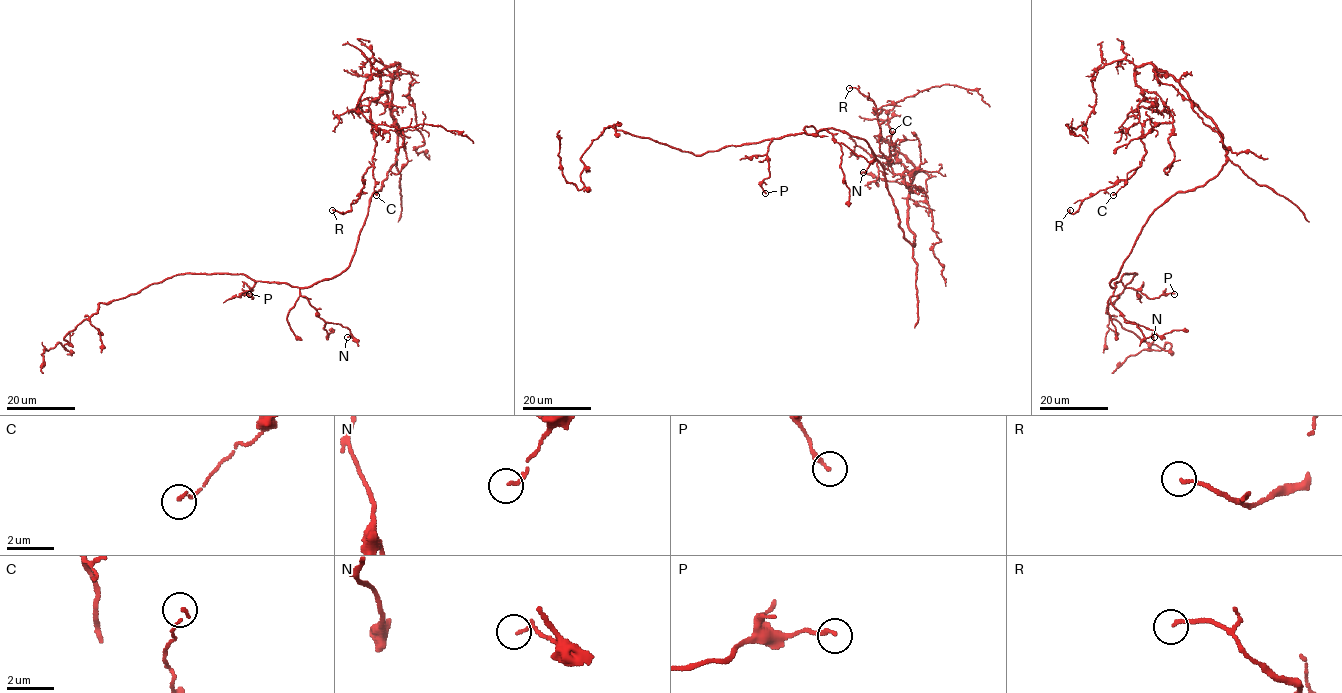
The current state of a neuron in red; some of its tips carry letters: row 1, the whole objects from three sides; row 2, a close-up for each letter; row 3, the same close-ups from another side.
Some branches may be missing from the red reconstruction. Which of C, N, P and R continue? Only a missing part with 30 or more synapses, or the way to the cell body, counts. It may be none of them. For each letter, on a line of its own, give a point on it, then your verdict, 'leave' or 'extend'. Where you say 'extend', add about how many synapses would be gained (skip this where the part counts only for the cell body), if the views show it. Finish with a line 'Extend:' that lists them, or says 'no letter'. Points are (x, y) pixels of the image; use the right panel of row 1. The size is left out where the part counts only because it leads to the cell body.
C: at (1113, 195); leave
N: at (1154, 337); leave
P: at (1174, 294); leave
R: at (1070, 210); leave
Extend: no letter

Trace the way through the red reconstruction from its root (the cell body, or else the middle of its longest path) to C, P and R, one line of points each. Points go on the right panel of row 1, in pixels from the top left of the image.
C: (1140, 231), (1171, 197), (1204, 186), (1226, 162), (1216, 125), (1151, 64), (1135, 68), (1146, 154), (1113, 195)
P: (1140, 231), (1110, 285), (1115, 287), (1114, 283), (1120, 281), (1149, 298), (1174, 294)
R: (1140, 231), (1226, 162), (1216, 125), (1151, 64), (1135, 68), (1142, 164), (1070, 210)

